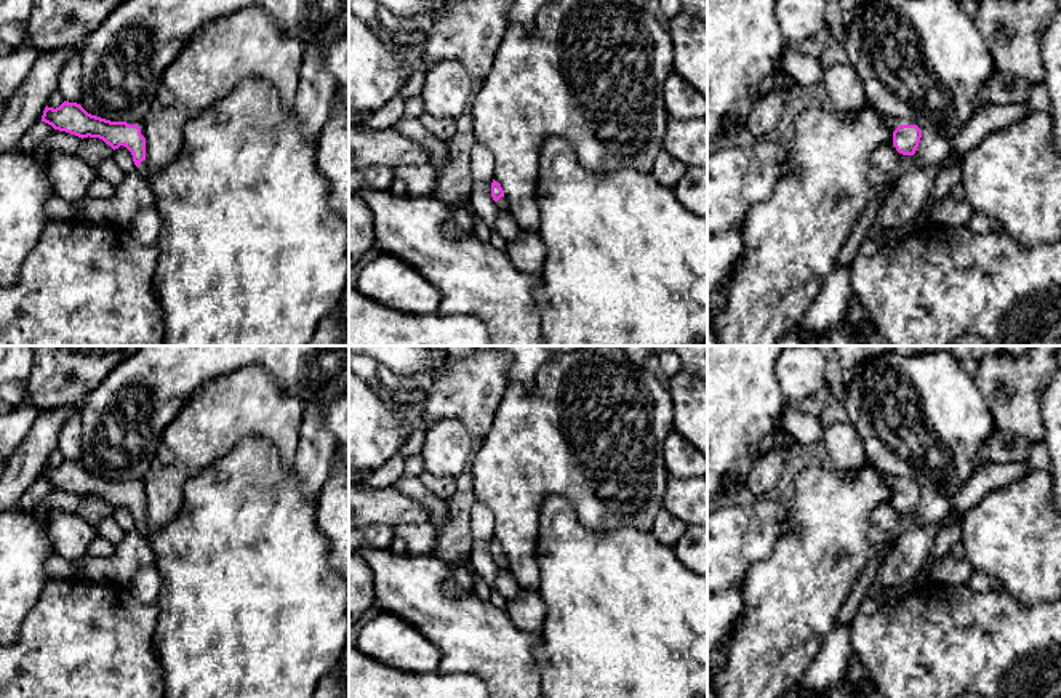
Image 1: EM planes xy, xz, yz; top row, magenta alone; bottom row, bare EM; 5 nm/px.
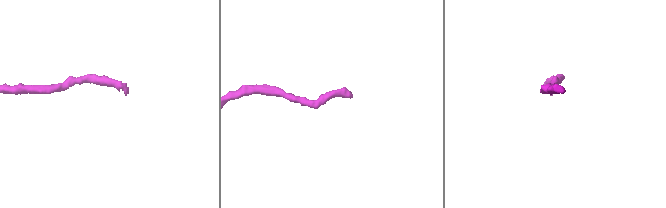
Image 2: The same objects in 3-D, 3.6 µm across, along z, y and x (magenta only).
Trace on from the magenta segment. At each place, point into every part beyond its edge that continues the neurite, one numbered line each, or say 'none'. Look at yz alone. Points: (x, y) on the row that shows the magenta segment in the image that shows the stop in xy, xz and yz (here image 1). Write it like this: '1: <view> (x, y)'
1: yz (893, 122)

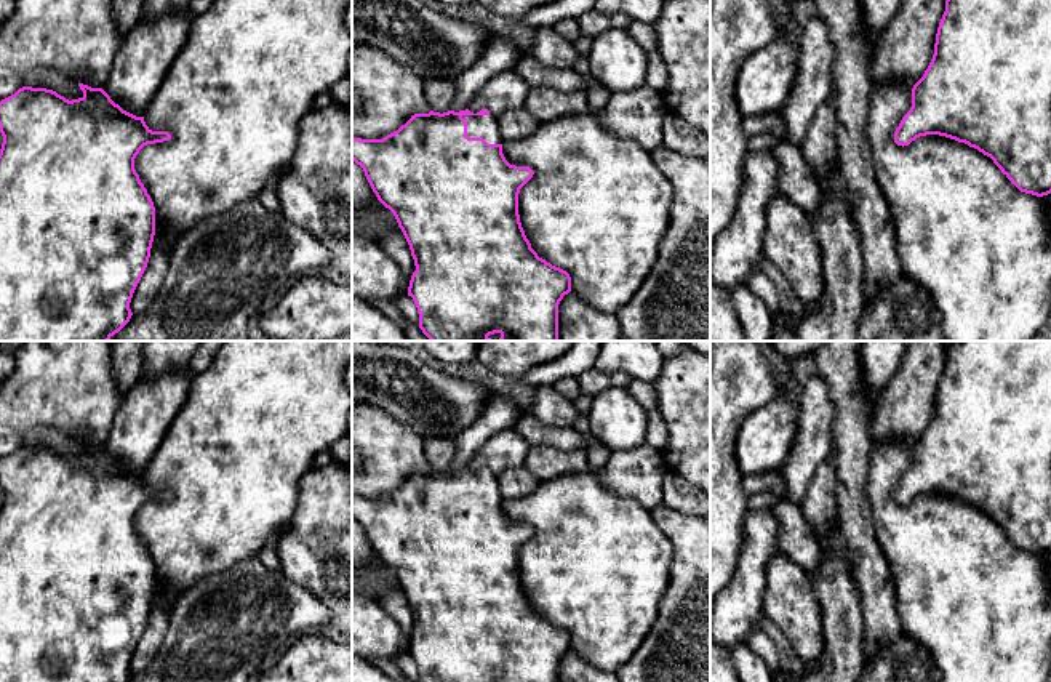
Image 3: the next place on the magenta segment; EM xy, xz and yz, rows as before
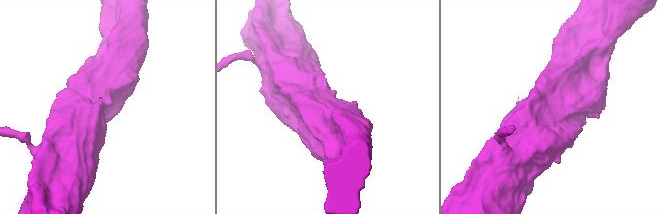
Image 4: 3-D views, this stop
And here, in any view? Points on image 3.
1: yz (904, 50)

